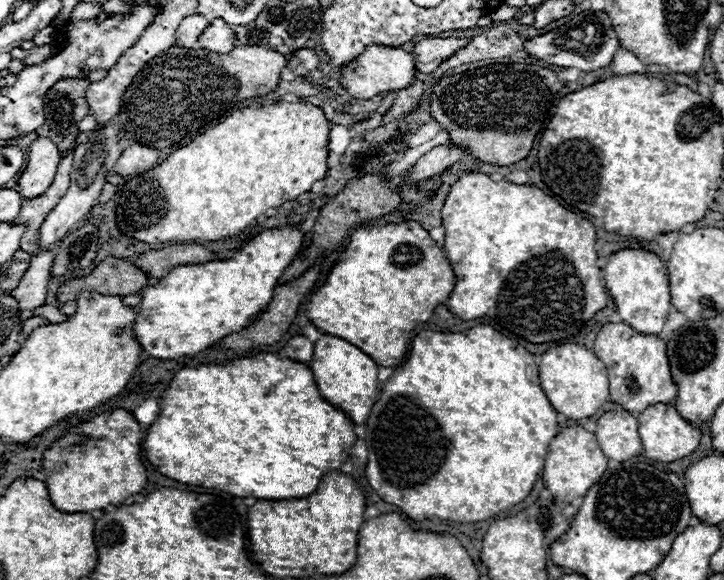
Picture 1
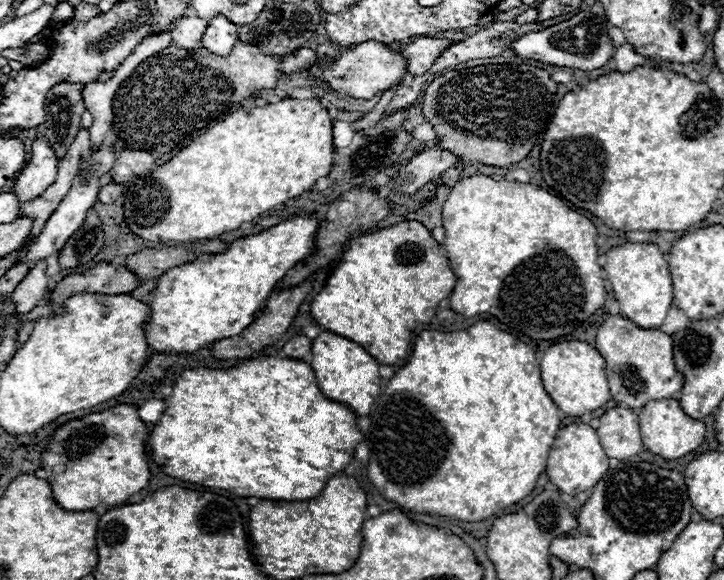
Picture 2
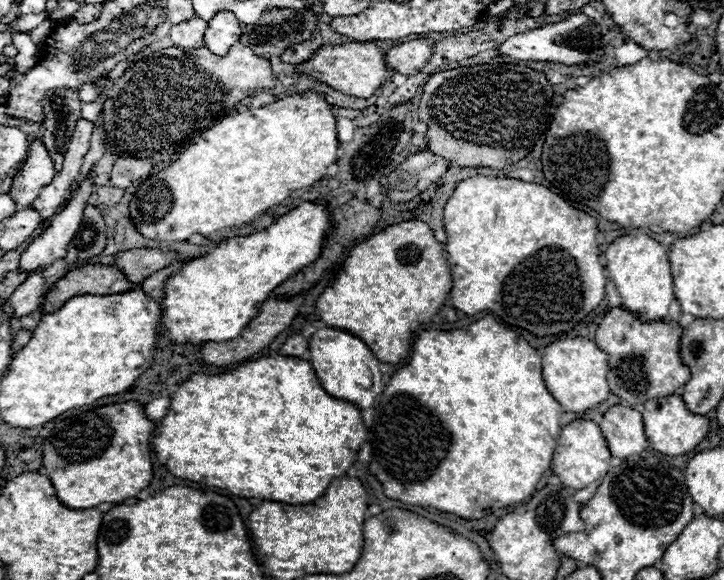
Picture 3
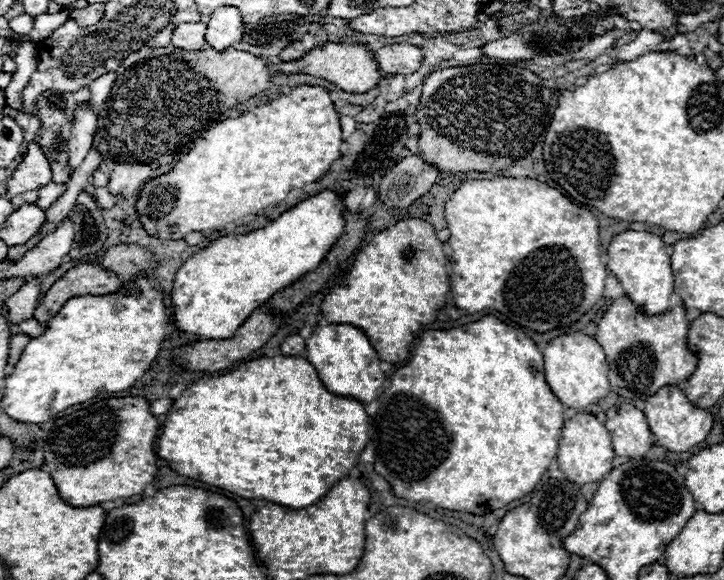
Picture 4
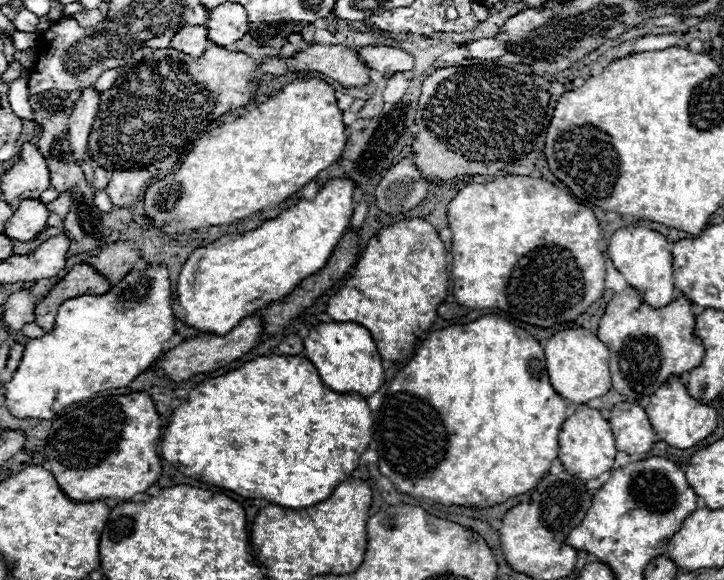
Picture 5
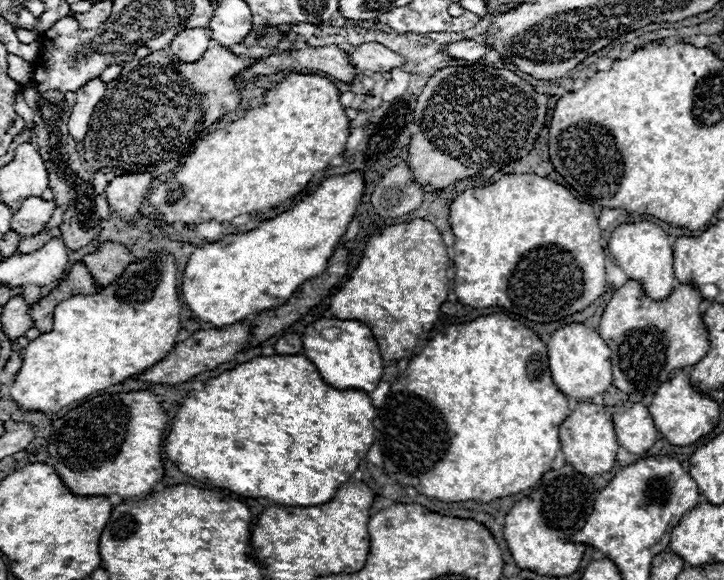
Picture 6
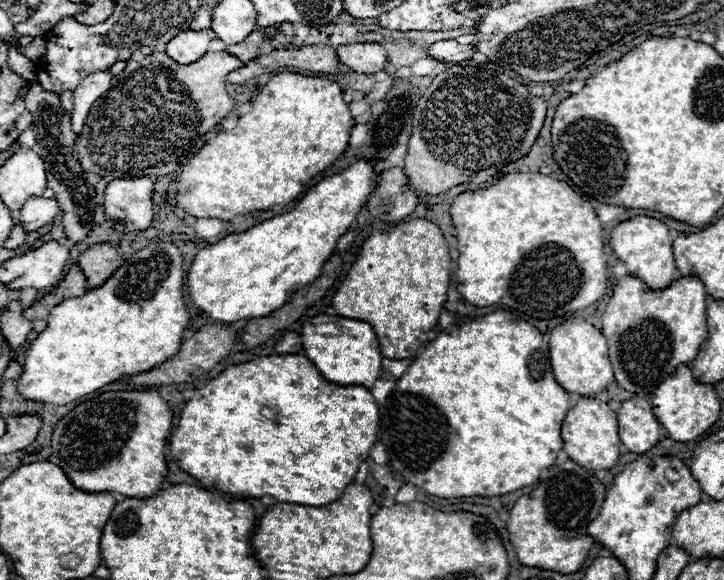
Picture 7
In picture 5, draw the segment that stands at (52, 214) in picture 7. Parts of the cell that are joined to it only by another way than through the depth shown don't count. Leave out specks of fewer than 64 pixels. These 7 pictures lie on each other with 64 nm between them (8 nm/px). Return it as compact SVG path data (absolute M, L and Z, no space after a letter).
M24 200L6 222L4 234L14 242L32 240L44 230L46 220L48 220L48 208L40 200Z

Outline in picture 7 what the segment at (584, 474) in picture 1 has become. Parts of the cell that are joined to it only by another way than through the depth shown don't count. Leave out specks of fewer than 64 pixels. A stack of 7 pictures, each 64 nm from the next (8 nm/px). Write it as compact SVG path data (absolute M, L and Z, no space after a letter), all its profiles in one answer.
M580 398L576 406L566 414L566 420L562 422L562 440L564 440L564 452L570 460L592 470L608 470L612 468L620 458L620 438L618 438L618 422L616 414L608 408L606 402L594 400L594 398Z

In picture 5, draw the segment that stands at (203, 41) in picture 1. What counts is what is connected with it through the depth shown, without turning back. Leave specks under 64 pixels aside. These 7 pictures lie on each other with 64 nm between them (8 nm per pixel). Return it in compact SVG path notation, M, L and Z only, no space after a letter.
M220 4L210 12L206 28L208 40L212 40L216 46L230 46L248 30L246 10L240 4Z

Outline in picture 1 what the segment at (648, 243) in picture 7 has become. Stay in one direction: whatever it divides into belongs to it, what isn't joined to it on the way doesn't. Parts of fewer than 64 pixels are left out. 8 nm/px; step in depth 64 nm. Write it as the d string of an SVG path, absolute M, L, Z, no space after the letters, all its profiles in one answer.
M620 250L608 256L604 270L604 284L612 294L622 322L640 334L660 334L670 310L668 272L662 260L648 250Z

